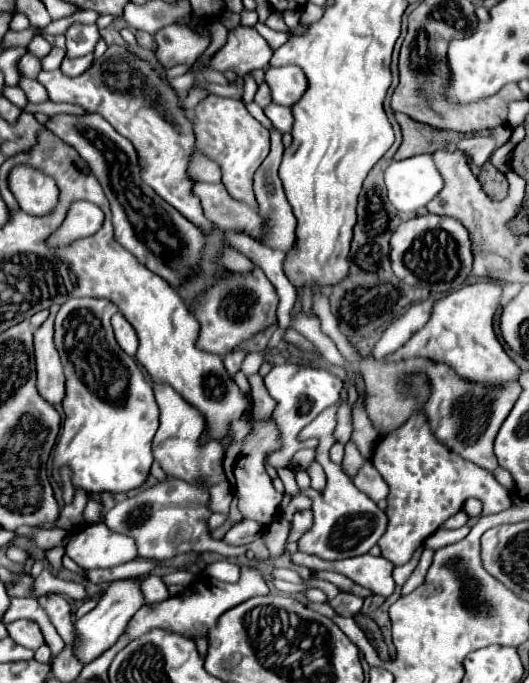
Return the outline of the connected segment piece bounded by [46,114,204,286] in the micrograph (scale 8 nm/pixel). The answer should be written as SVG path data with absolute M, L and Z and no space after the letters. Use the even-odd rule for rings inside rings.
M98 114L52 116L46 128L54 132L60 140L70 144L92 168L94 176L104 188L106 198L110 200L116 240L126 250L130 250L148 270L152 270L166 282L178 286L200 258L200 250L204 246L202 230L190 220L186 220L182 214L178 214L178 210L170 208L170 204L156 196L152 188L144 186L138 168L138 154L130 140L120 136Z

